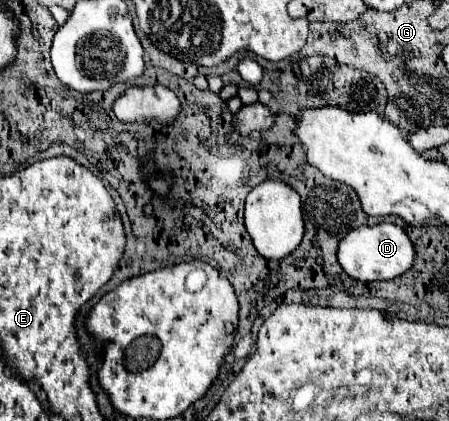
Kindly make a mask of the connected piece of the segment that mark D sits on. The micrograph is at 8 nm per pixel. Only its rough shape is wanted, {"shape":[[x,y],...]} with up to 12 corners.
{"shape":[[394,224],[360,226],[340,240],[338,262],[362,282],[414,266],[414,246]]}

